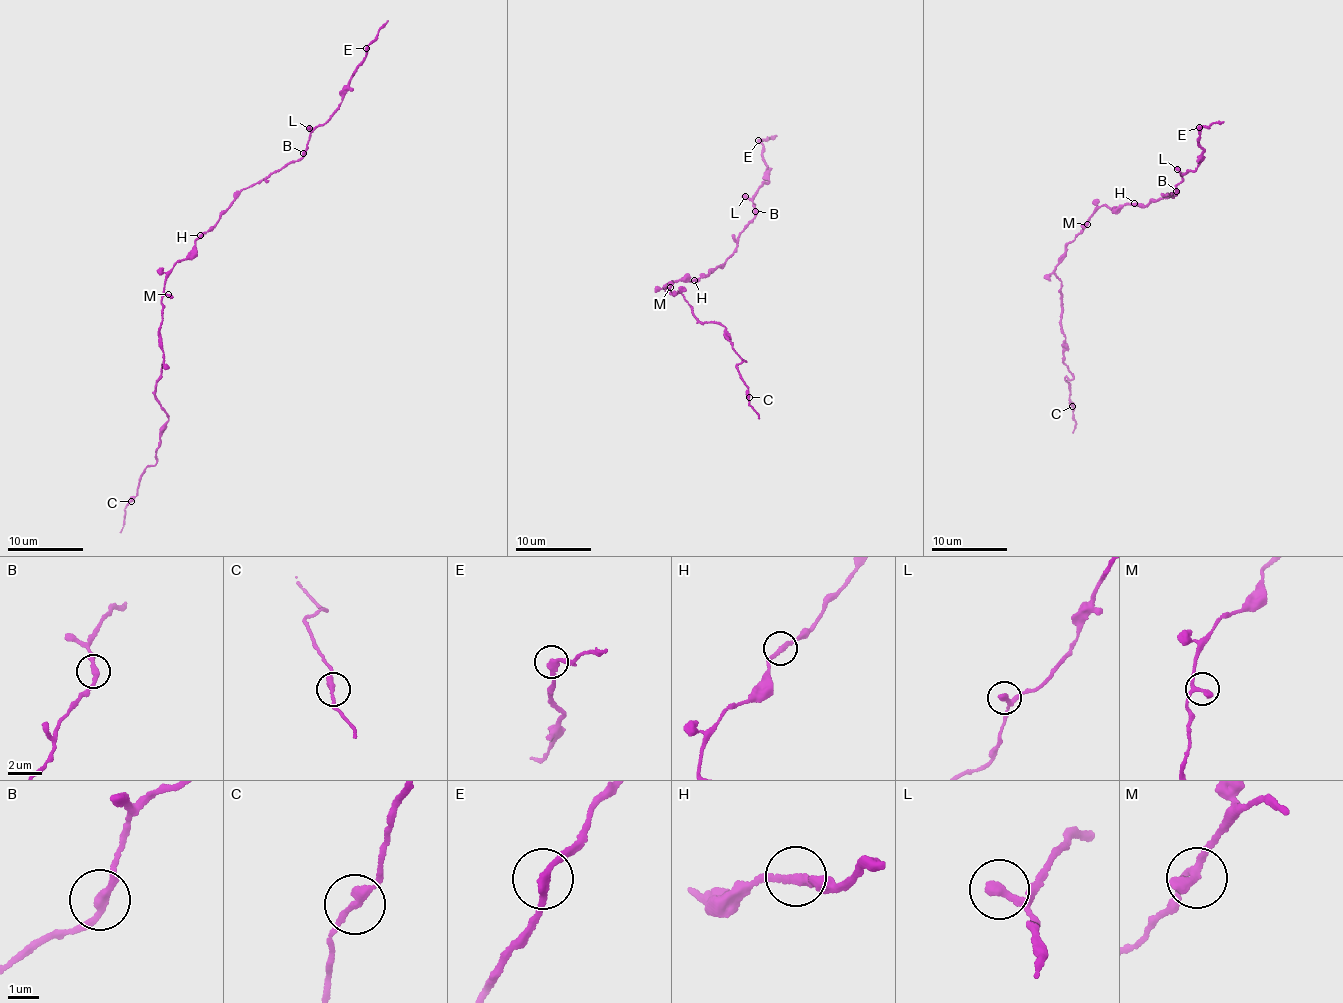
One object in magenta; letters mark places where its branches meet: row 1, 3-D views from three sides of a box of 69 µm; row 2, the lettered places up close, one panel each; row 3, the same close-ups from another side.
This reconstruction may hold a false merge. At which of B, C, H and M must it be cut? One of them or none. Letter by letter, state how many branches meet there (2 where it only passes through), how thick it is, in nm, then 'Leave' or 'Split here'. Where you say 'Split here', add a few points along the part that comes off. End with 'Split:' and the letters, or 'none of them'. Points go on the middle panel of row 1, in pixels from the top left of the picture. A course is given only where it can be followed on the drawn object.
B: Branches: 2. Thickness 280 nm. Leave
C: Branches: 2. Thickness 280 nm. Leave
H: Branches: 2. Thickness 280 nm. Leave
M: Branches: 2. Thickness 300 nm. Leave
Split: none of them

